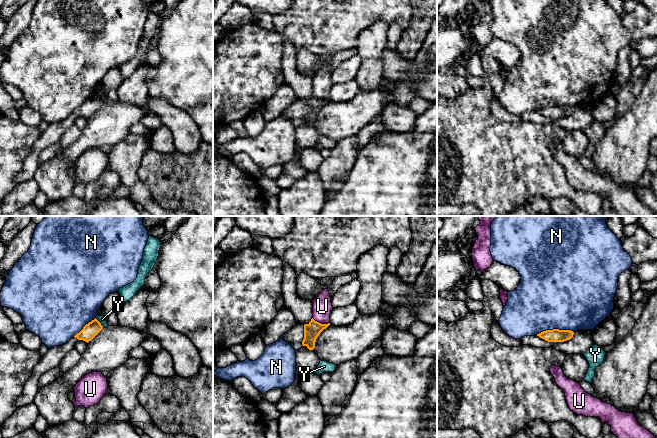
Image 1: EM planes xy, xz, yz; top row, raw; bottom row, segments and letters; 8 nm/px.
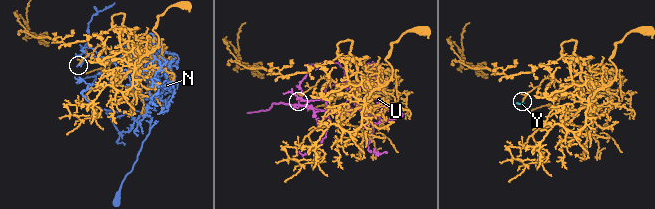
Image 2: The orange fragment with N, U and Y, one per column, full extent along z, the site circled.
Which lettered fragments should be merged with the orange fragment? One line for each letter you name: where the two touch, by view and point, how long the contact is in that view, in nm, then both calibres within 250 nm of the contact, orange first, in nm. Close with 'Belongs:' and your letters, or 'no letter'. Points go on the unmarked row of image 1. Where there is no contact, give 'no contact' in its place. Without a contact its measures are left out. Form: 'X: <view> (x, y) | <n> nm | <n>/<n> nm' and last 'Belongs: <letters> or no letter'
Belongs: no letter

